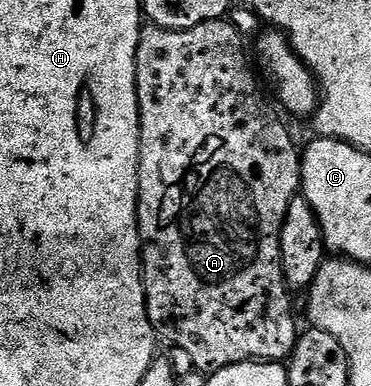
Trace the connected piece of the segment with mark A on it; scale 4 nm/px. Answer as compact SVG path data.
M224 18L224 19L221 19L221 20L210 20L210 21L209 21L209 22L201 22L201 26L193 26L193 27L192 27L192 28L190 28L190 29L189 29L189 30L169 30L169 29L168 29L168 28L162 28L162 27L161 27L161 26L157 26L157 25L156 25L156 24L152 24L152 23L148 23L148 24L147 24L147 25L146 25L146 27L144 27L144 29L143 29L143 33L142 33L142 34L140 34L140 35L139 35L139 45L138 45L138 46L137 46L137 74L136 74L136 75L135 75L135 85L136 85L136 86L137 86L137 98L138 98L138 99L139 99L139 243L140 243L140 245L141 245L141 263L142 263L142 266L143 266L143 289L144 289L144 290L145 290L145 302L146 302L146 303L147 303L147 317L148 317L148 318L149 318L149 322L150 322L150 323L151 323L151 327L152 327L152 328L154 328L154 329L155 329L155 335L156 335L156 337L159 337L159 338L162 338L162 339L163 339L163 336L164 336L164 338L165 338L165 339L167 339L167 340L168 340L168 342L169 342L169 343L171 343L171 344L176 344L176 346L177 346L177 347L179 347L179 348L180 348L180 350L181 350L181 351L183 351L183 352L184 352L184 354L185 354L185 355L187 355L187 356L188 356L188 358L189 358L189 359L191 359L191 360L192 360L192 362L193 362L193 363L195 363L195 364L192 364L192 365L194 365L194 367L195 367L195 368L196 368L196 369L199 369L199 370L214 370L214 369L217 369L217 368L224 368L224 367L225 367L225 366L229 366L229 365L230 365L230 364L240 364L240 363L241 363L241 361L242 361L242 360L266 360L266 361L268 361L268 362L283 362L283 361L286 361L286 360L287 360L287 359L288 359L288 357L290 357L290 355L291 355L291 352L292 352L292 350L294 350L294 348L295 348L295 341L296 341L296 339L297 339L297 331L296 331L296 332L295 332L295 312L294 312L294 310L293 310L293 309L291 309L291 296L293 296L293 292L292 292L292 289L291 289L291 288L289 288L289 287L288 287L288 284L287 284L287 280L286 280L286 270L285 270L285 269L284 269L284 268L283 268L283 264L282 264L282 254L281 254L281 238L282 238L282 226L283 226L283 223L284 223L284 222L285 222L285 220L286 220L286 212L287 212L287 211L288 211L288 210L289 210L289 206L290 206L290 203L291 203L291 202L293 202L293 200L294 200L294 198L295 198L295 196L297 196L297 195L300 195L300 192L301 192L301 181L302 181L302 178L303 178L303 166L302 166L302 163L301 163L301 152L300 152L300 149L299 149L299 148L298 148L298 147L297 147L297 145L296 145L296 144L295 144L295 143L294 143L294 142L293 142L293 140L292 140L292 139L291 139L291 137L290 137L290 130L289 130L289 127L288 127L288 125L287 125L287 124L286 124L286 123L284 123L284 124L283 124L283 120L282 120L282 118L281 118L281 117L279 117L279 116L278 116L278 114L277 114L277 113L275 113L275 108L276 108L276 105L275 105L275 104L274 104L274 103L272 103L272 104L273 104L273 105L271 105L271 104L270 104L270 102L269 102L269 101L267 101L267 96L266 96L266 94L265 94L265 93L263 93L263 92L262 92L262 90L261 90L261 89L259 89L259 80L260 80L260 77L259 77L259 76L258 76L258 75L257 75L257 72L256 72L256 69L255 69L255 68L254 68L254 67L253 67L253 64L252 64L252 68L253 68L253 69L251 69L251 64L250 64L250 62L249 62L249 61L247 61L247 48L246 48L246 46L245 46L245 45L243 45L243 44L246 44L246 43L245 43L245 38L244 38L244 37L243 37L243 35L242 35L242 34L241 34L241 33L239 33L239 32L238 32L238 31L237 31L237 29L236 29L236 28L234 28L234 26L233 26L233 25L232 25L232 24L231 24L231 21L230 21L230 19L227 19L227 18Z

